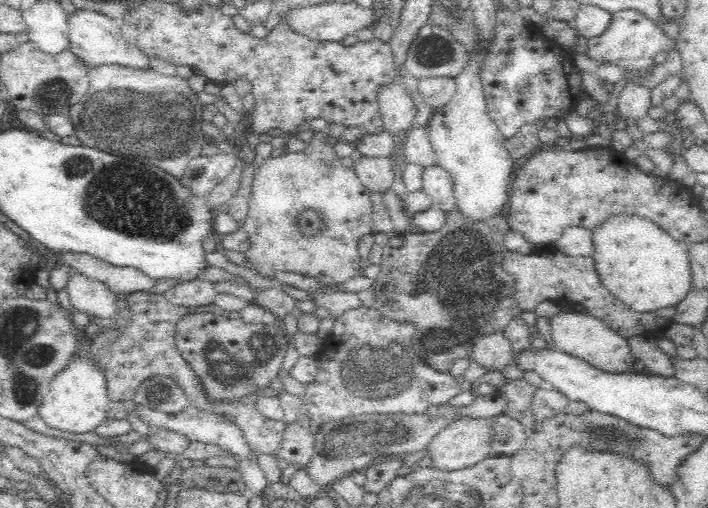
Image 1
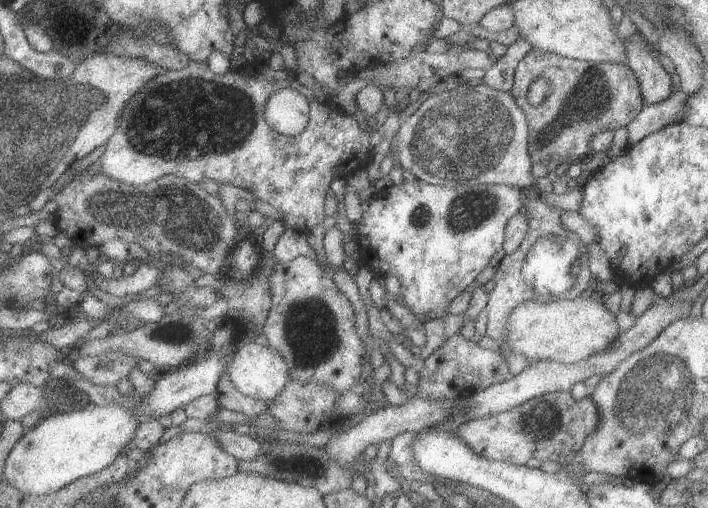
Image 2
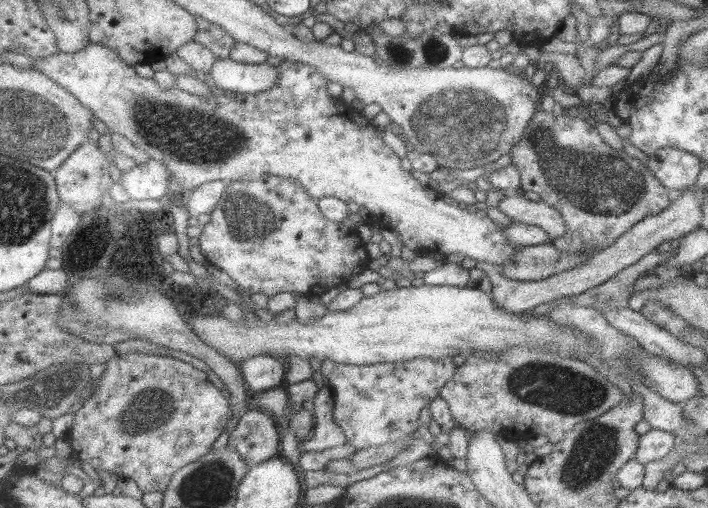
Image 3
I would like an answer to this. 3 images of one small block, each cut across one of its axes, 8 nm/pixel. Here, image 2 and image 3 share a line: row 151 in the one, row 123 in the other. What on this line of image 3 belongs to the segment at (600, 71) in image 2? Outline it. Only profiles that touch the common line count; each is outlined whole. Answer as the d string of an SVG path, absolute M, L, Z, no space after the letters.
M538 107L529 120L520 142L513 145L510 152L511 166L520 173L520 186L523 191L535 192L540 200L557 210L565 222L563 236L552 240L553 247L563 253L579 253L587 250L599 251L613 244L623 232L629 230L644 216L654 215L667 208L670 200L666 189L649 169L645 169L639 160L624 151L611 148L603 143L591 124L578 115L569 118L565 113L553 116Z

